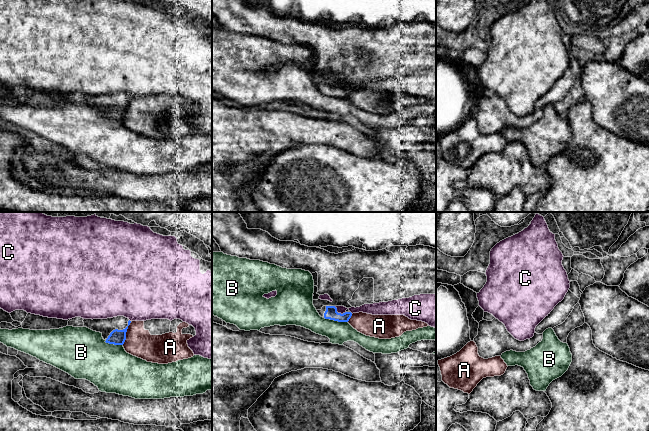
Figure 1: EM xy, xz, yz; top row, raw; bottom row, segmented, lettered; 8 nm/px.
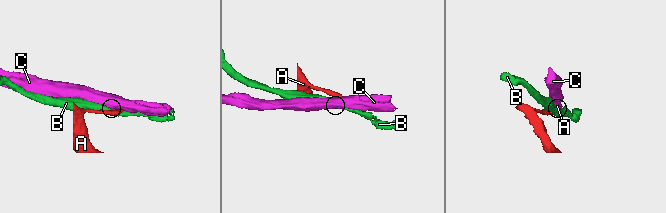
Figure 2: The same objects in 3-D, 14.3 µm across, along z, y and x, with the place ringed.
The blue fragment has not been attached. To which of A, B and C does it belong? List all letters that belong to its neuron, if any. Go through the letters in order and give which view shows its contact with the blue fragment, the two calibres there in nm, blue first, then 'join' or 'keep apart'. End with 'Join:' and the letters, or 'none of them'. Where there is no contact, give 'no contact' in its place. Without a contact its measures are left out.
A: xy | 130/220 nm | keep apart
B: xz | 100/190 nm | keep apart
C: xz | 100/80 nm | keep apart
Join: none of them

